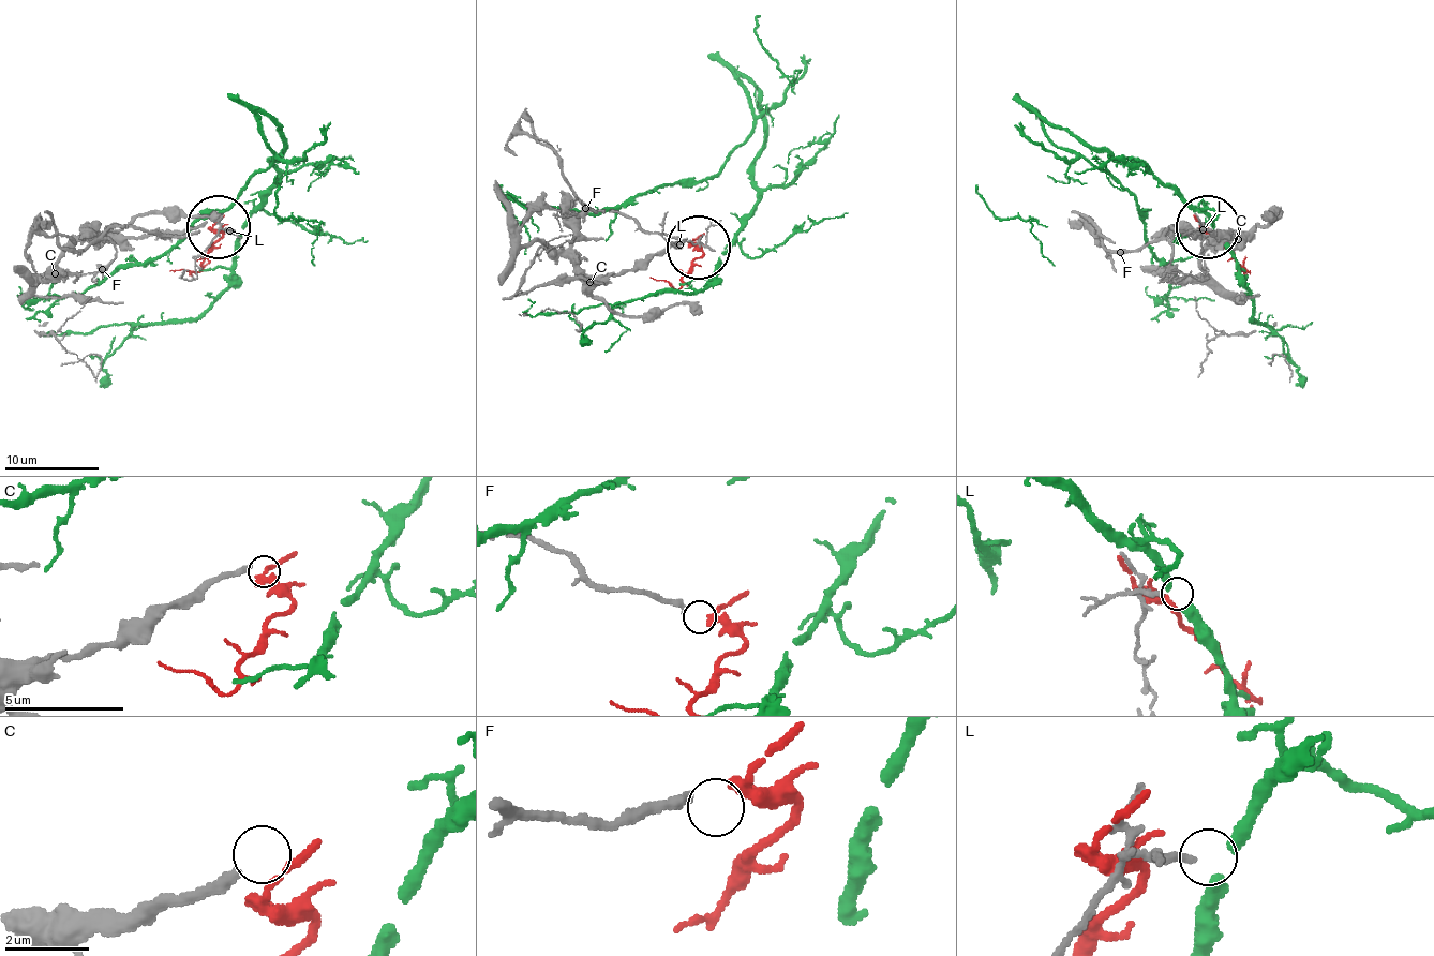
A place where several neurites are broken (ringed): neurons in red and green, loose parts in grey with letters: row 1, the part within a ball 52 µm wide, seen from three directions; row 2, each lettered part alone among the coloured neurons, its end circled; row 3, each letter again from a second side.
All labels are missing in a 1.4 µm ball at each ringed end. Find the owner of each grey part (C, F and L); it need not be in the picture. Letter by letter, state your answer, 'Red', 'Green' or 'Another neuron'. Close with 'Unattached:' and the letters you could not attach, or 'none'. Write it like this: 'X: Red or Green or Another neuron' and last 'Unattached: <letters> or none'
C: Another neuron
F: Red
L: Green
Unattached: C

